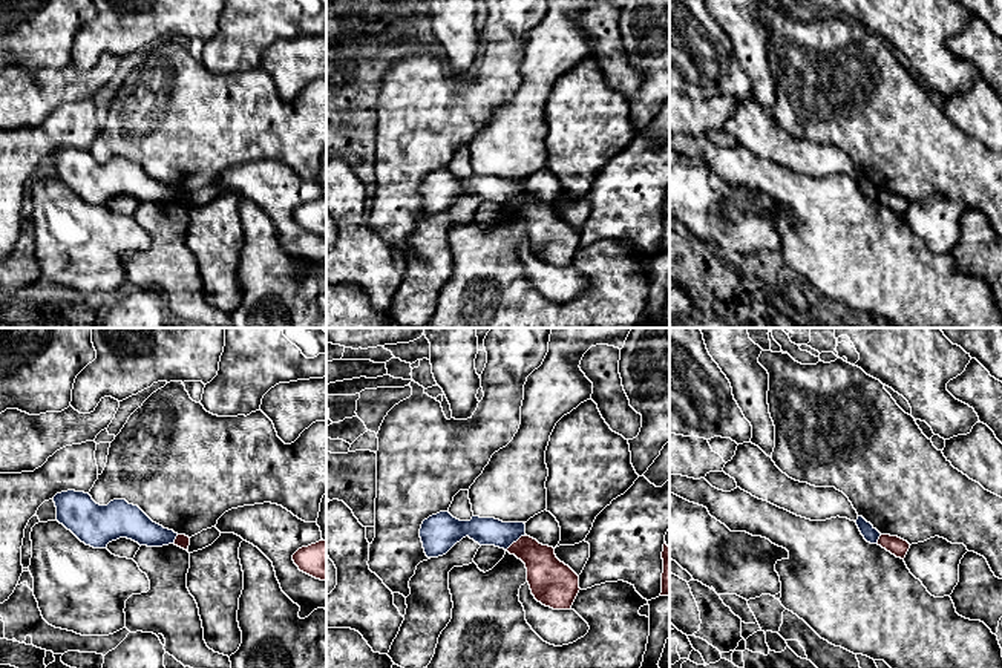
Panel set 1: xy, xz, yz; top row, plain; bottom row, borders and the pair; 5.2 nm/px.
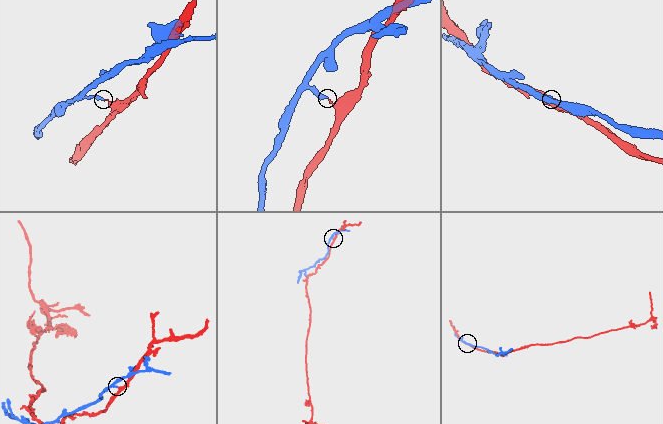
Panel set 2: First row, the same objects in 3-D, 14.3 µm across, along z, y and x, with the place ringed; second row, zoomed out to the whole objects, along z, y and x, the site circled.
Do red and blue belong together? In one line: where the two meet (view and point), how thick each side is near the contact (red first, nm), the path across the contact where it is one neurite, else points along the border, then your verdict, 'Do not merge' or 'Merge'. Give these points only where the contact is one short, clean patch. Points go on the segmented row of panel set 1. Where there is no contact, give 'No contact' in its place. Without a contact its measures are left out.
Touches red at xz (517, 541). Thickness 220 nm (red) against 140 nm. Boundary: xz (526, 535), (521, 535), (506, 549). Do not merge

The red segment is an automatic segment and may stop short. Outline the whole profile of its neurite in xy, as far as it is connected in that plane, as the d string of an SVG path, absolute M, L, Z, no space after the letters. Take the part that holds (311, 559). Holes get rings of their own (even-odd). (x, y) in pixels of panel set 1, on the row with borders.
M322 539L316 544L299 548L293 555L293 561L300 571L316 579L326 581L326 541Z

